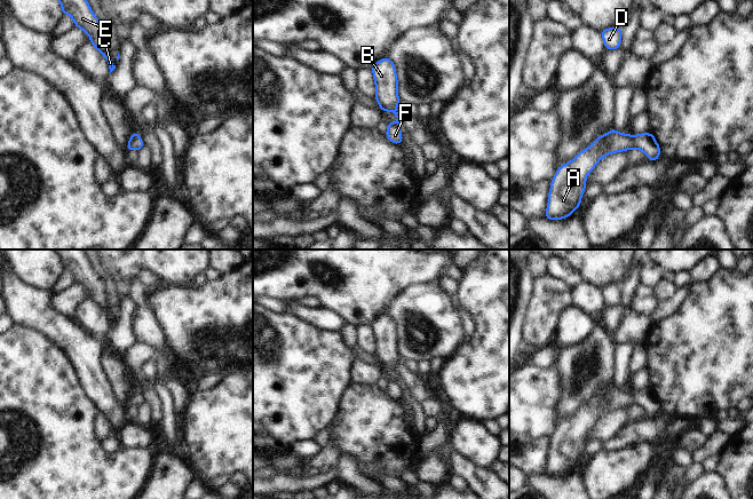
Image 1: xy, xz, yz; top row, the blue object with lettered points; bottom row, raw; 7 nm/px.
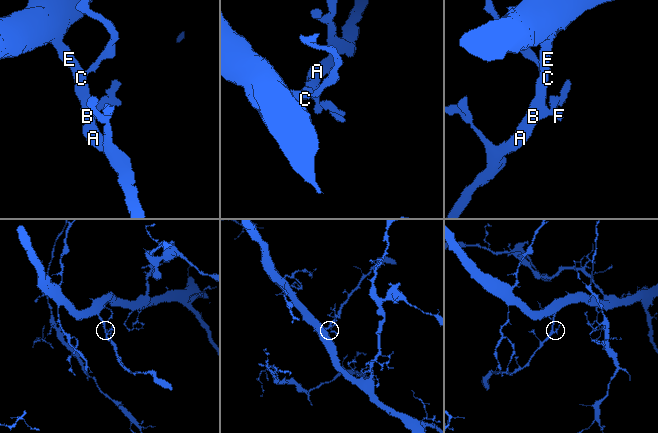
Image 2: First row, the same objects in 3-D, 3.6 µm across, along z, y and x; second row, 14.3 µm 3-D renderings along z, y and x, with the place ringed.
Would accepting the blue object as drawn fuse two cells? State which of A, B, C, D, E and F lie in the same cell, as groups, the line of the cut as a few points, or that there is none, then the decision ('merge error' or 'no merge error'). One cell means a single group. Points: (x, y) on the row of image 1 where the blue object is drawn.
A B C D E F | no cut | no merge error

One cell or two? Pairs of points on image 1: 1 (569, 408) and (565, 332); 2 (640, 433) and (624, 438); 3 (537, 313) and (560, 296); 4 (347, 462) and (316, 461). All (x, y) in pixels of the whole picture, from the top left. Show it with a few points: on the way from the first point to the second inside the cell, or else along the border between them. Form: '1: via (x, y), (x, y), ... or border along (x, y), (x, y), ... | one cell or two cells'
1: border along (591, 333), (580, 342), (557, 347) | two cells
2: via (636, 434), (627, 437) | one cell
3: via (543, 308), (554, 296) | one cell
4: border along (340, 456), (335, 467) | two cells

